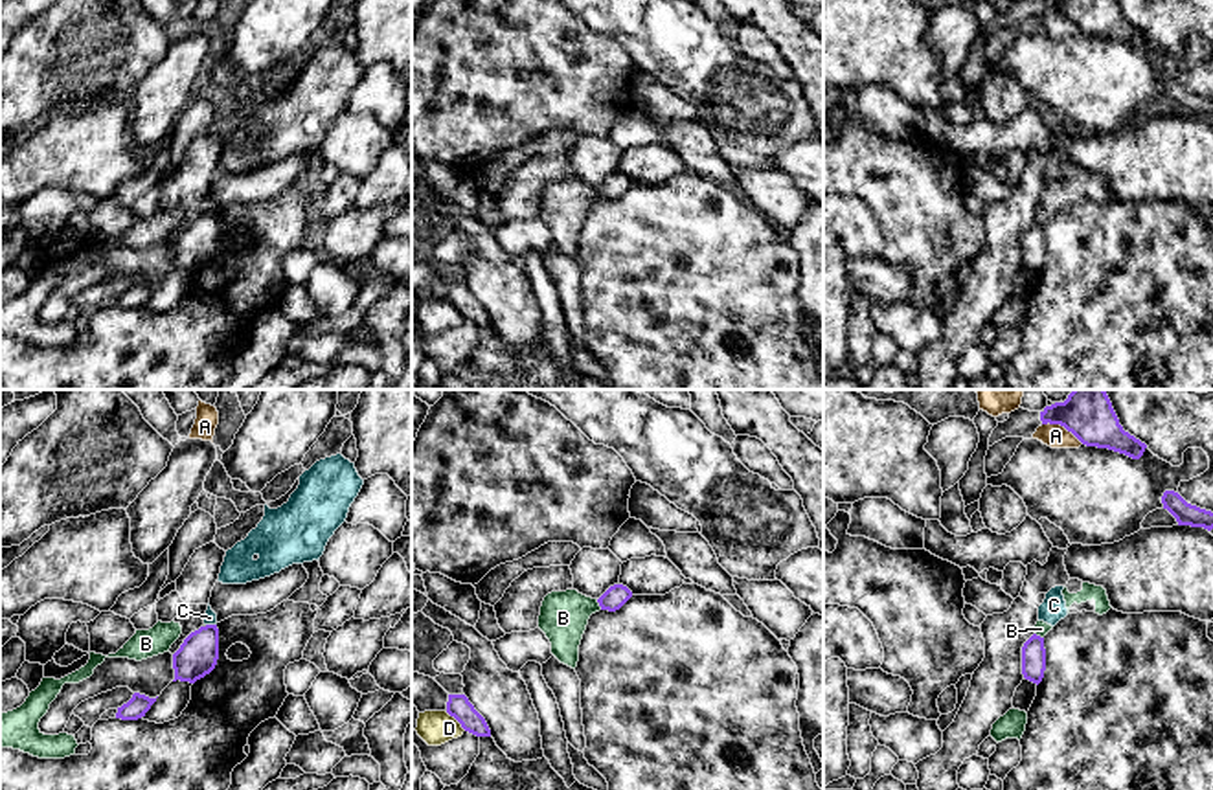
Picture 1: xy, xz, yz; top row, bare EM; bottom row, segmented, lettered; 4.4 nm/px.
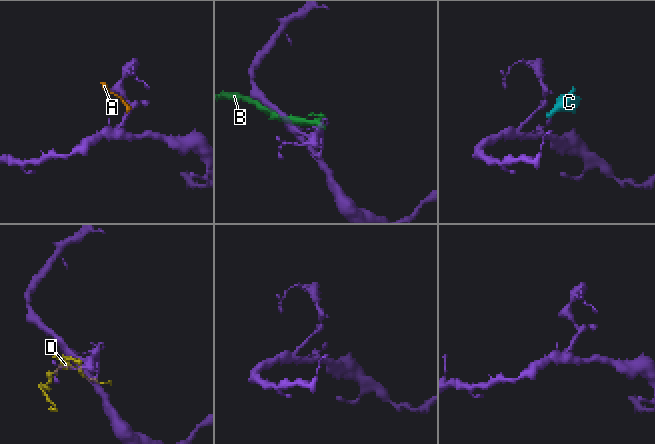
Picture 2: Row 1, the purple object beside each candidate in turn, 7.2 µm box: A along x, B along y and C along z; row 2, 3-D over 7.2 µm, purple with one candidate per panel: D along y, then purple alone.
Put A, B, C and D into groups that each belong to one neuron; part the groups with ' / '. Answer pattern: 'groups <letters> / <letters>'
groups A D / B C

